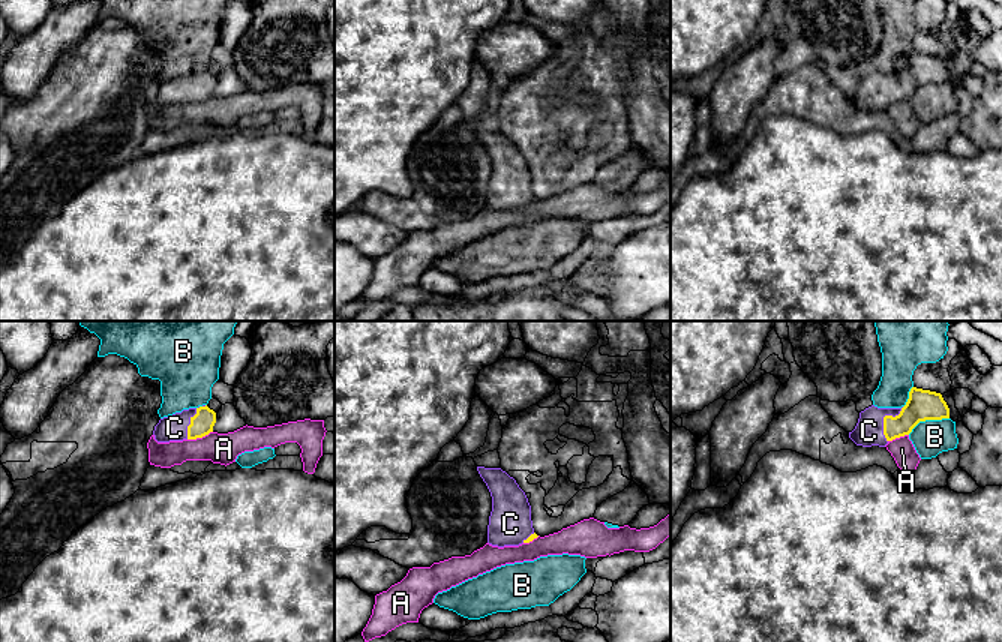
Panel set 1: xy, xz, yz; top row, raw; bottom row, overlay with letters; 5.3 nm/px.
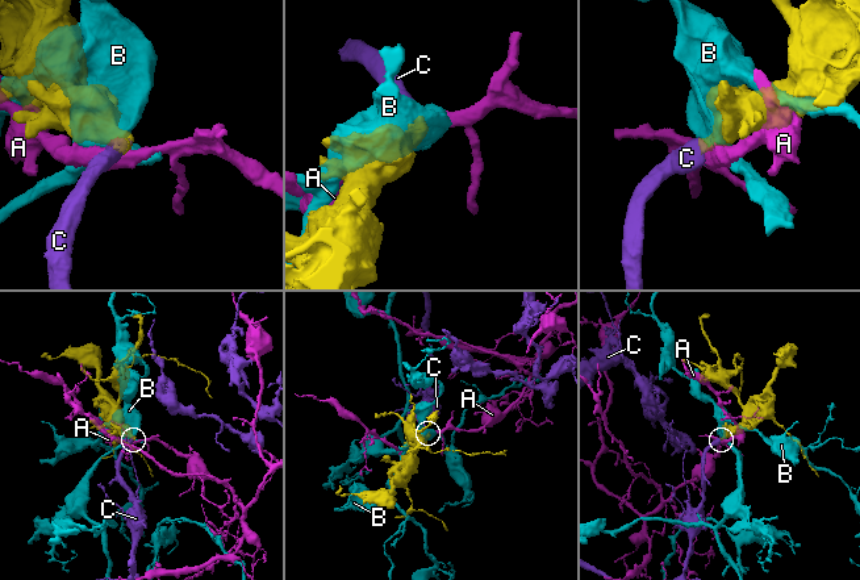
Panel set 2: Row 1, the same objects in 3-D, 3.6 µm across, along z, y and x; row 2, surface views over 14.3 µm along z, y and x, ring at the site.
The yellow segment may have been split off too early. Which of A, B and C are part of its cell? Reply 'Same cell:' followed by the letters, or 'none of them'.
Same cell: C

